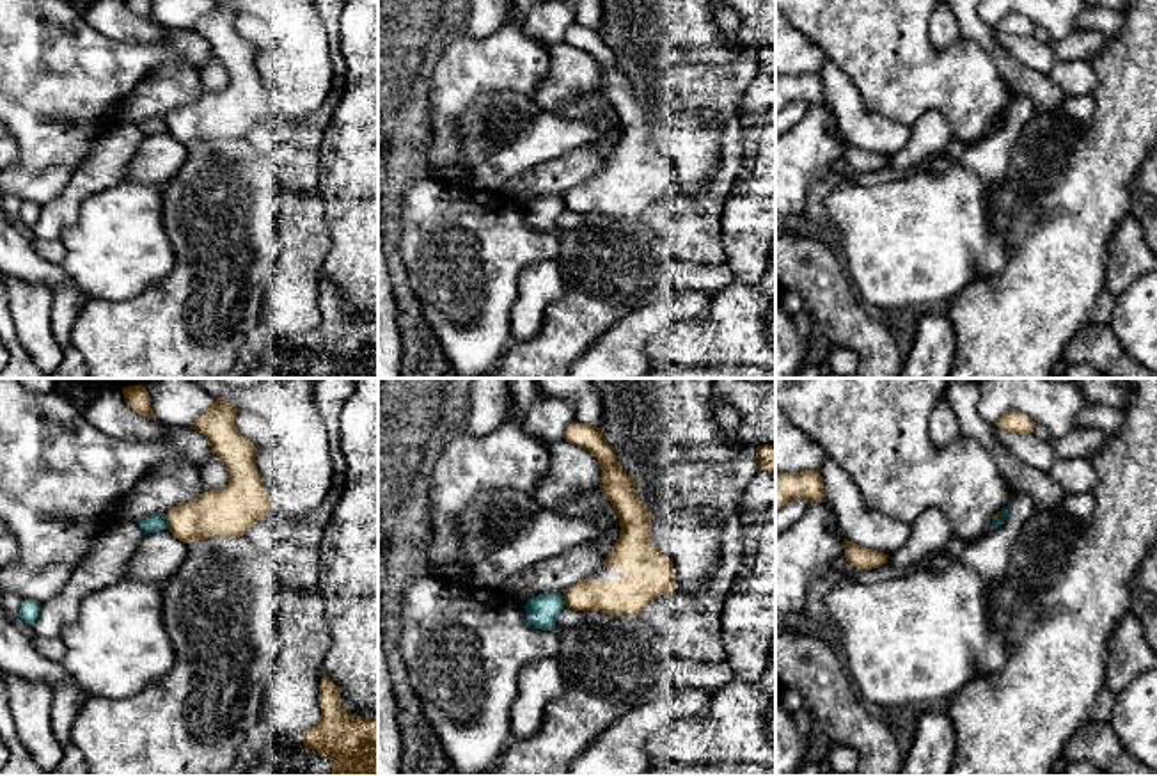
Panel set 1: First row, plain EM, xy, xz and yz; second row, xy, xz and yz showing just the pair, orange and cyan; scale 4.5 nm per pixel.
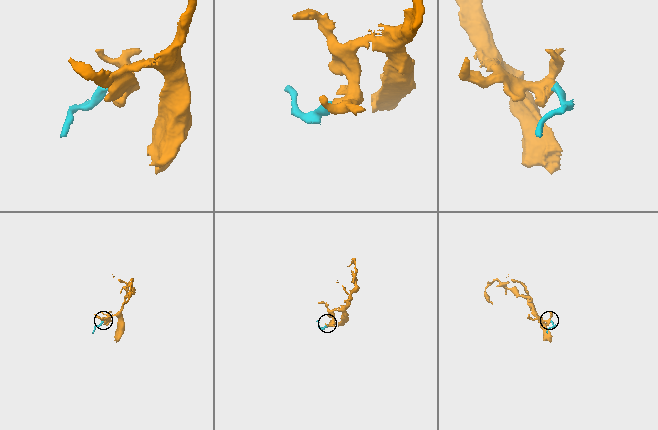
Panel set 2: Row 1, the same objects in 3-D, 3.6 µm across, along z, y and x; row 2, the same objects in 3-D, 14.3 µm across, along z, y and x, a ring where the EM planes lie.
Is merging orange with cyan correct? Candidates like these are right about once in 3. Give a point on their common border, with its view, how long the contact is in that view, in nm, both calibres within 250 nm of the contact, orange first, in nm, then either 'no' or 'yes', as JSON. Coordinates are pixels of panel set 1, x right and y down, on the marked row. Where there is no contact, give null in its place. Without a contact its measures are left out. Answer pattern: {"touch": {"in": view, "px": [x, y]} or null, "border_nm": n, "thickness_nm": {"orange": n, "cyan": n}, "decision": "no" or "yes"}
{"touch": {"in": "xy", "px": [167, 522]}, "border_nm": 60, "thickness_nm": {"orange": 220, "cyan": 70}, "decision": "no"}

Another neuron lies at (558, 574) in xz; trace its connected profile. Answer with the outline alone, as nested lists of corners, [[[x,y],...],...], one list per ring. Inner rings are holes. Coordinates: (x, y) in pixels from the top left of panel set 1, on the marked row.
[[[598,490],[570,495],[554,513],[593,522],[598,536],[506,577],[497,590],[508,595],[525,595],[529,600],[550,593],[564,595],[577,582],[603,570],[610,550],[603,540],[614,529],[607,513],[609,506],[610,501]]]

